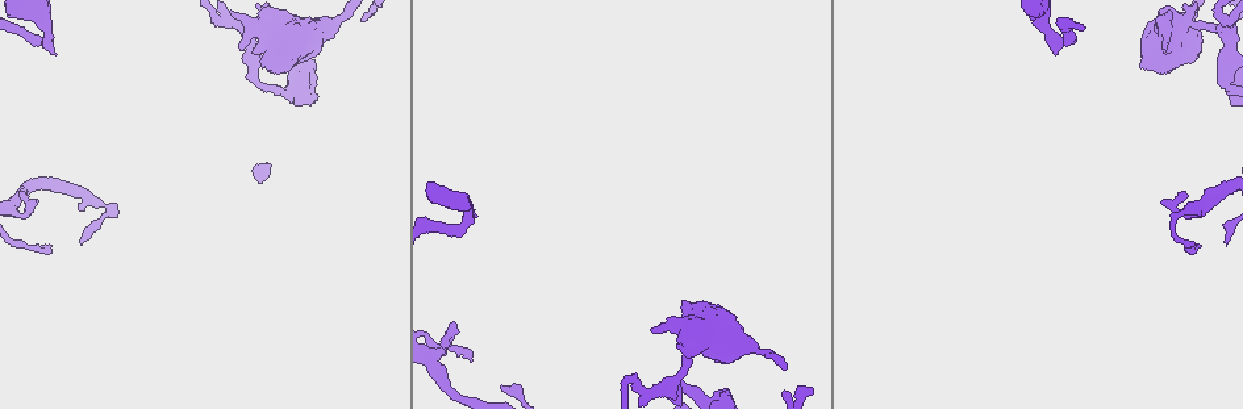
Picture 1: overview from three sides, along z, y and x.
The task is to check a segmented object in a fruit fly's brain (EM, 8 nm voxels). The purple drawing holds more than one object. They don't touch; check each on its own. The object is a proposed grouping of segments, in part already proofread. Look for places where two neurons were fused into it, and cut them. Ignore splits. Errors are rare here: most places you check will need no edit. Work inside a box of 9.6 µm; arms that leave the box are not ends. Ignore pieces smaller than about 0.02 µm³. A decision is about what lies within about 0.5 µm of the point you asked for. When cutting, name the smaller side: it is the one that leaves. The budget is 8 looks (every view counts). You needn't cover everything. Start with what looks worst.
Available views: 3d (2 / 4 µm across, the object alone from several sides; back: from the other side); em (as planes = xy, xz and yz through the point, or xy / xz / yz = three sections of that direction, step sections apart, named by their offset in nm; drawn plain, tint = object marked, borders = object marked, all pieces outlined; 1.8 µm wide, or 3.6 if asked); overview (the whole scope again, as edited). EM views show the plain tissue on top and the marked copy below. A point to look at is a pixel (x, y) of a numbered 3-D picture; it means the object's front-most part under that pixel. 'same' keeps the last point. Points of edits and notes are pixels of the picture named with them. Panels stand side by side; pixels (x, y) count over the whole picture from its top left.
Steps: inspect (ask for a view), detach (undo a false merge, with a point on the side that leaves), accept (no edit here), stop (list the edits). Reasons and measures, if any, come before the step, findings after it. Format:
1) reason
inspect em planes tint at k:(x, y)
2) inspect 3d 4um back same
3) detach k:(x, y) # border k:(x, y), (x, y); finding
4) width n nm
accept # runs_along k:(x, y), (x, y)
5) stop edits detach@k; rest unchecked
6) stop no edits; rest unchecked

abrupt turn
inspect 3d 4um back at 1:(470, 216)

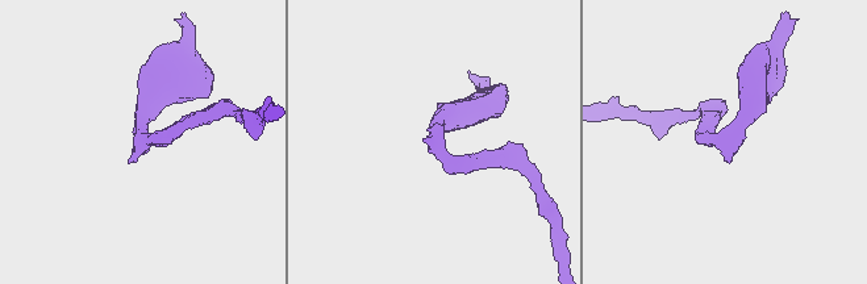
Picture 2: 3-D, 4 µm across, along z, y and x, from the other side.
arm_widths 220, 360 nm; shape alone is not enough
inspect em xz step 16 tint at 2:(140, 140)

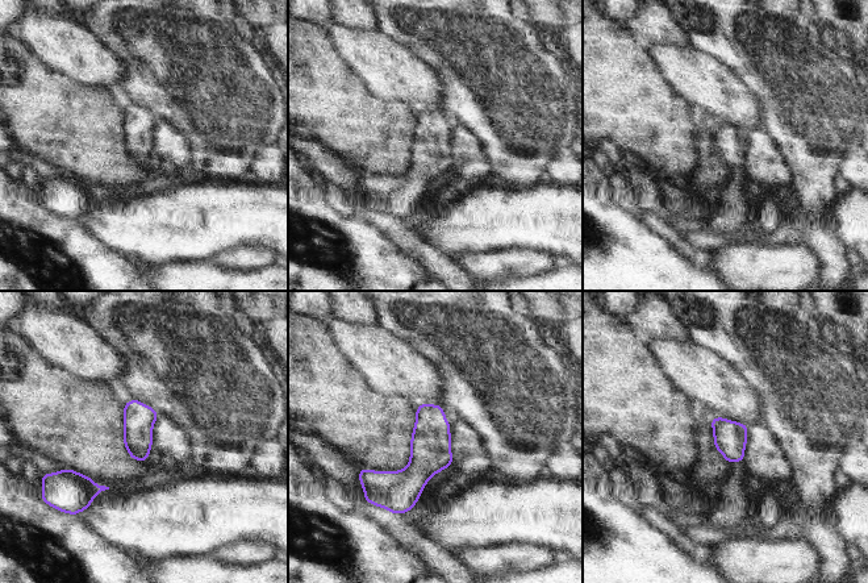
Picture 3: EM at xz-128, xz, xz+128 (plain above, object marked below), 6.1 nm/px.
cut it another way
inspect em xy step 8 tint same

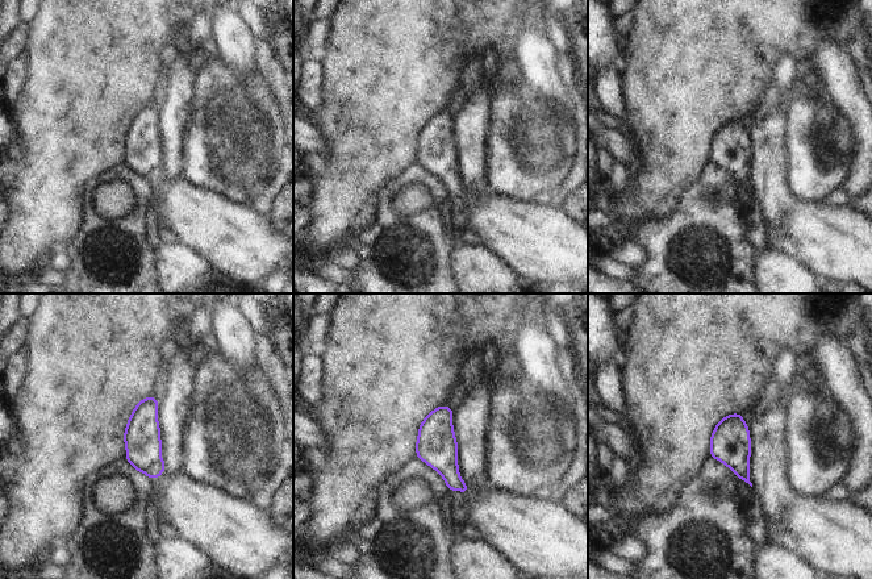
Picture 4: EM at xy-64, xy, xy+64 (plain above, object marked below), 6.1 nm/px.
width 220 nm
accept # one neuron here

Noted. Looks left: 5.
inspect em xy step 4 tint at 1:(1222, 28)

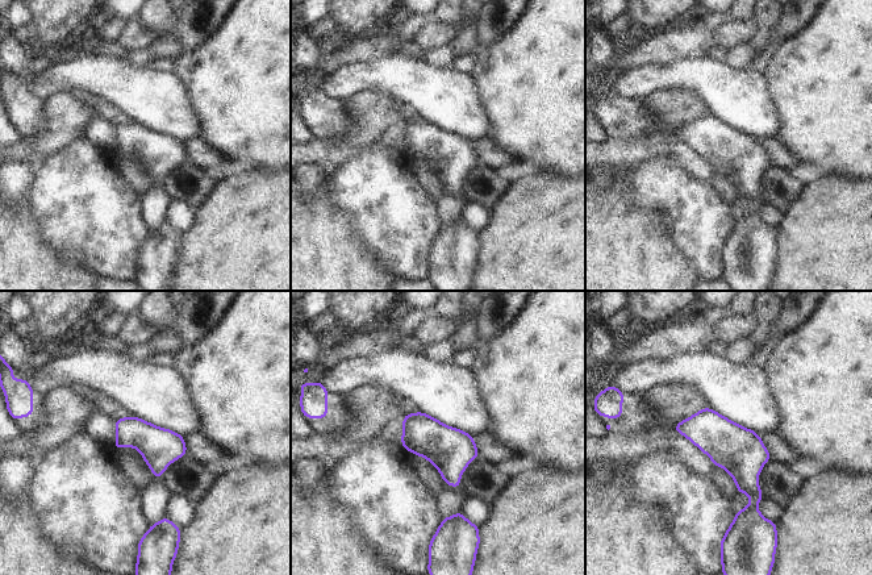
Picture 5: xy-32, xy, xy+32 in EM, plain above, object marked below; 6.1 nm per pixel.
accept # one neuron here

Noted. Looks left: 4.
abrupt turn
inspect 3d 4um back at 1:(445, 349)

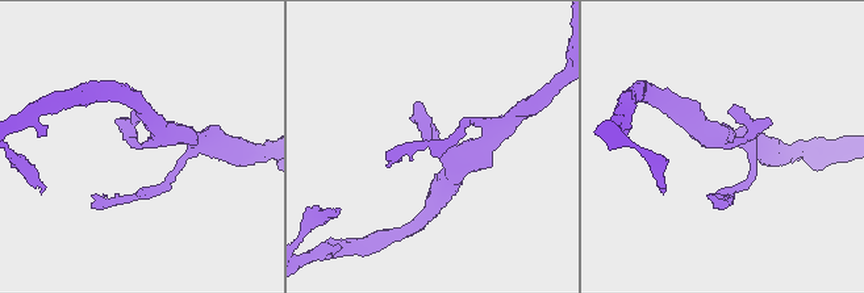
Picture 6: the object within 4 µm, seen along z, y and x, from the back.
inspect em yz step 4 borders at 6:(429, 139)

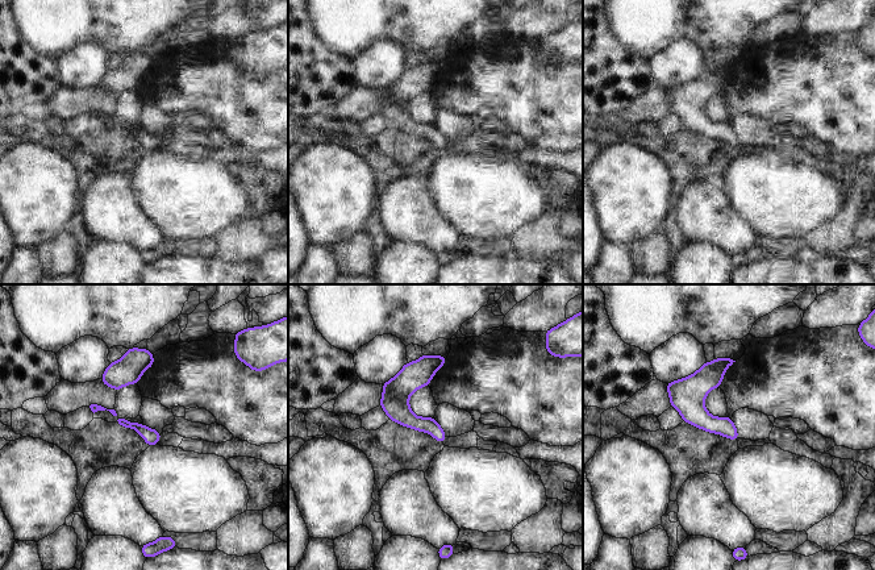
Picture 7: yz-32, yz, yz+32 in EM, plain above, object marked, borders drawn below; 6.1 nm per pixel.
inspect em planes borders same

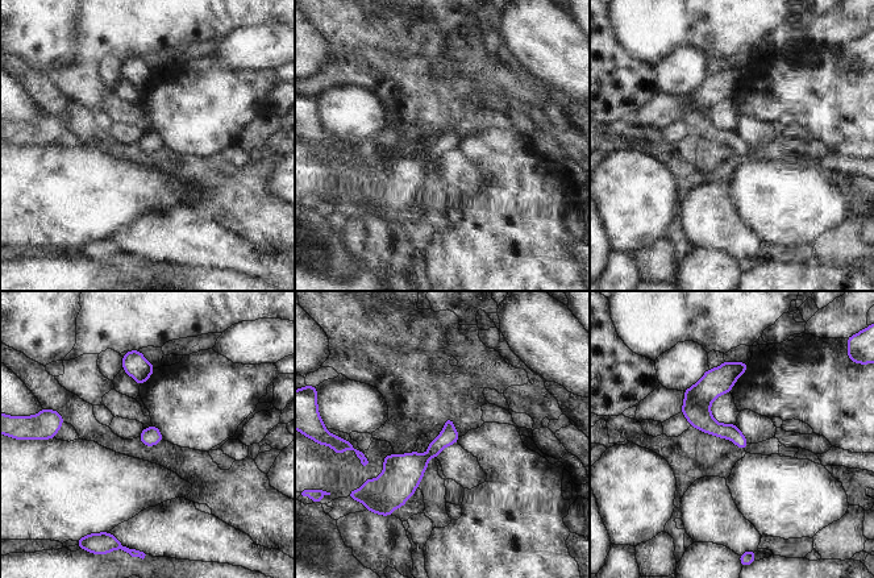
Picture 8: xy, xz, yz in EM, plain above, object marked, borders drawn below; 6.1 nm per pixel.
accept # one neuron here

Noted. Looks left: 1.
stop no edits; rest unchecked

